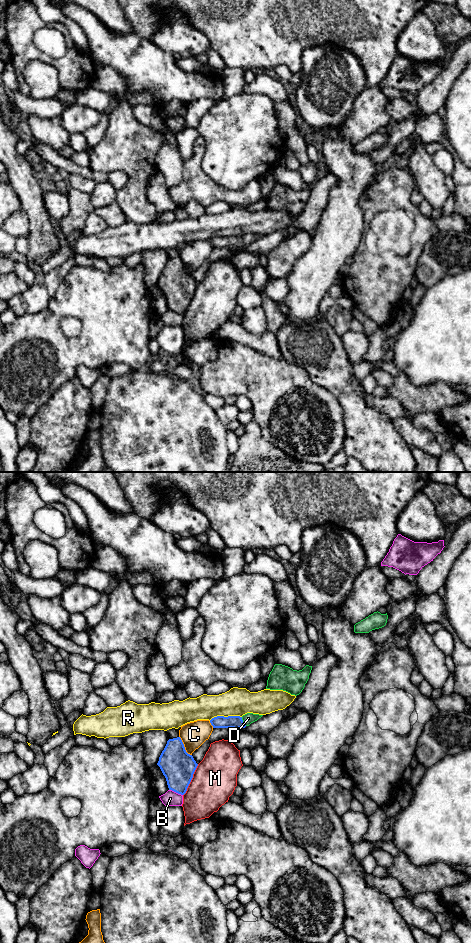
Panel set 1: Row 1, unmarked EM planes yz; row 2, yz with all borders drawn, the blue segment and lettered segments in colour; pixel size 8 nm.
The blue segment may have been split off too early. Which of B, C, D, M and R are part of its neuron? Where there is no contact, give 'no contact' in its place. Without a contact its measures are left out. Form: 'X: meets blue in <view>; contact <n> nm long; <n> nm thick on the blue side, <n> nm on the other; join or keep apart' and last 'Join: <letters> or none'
B: meets blue in yz; contact 120 nm long; 260 nm thick on the blue side, 120 nm on the other; keep apart
C: meets blue in yz; contact 190 nm long; 260 nm thick on the blue side, 200 nm on the other; keep apart
D: meets blue in yz; contact 80 nm long; 110 nm thick on the blue side, 90 nm on the other; join
M: meets blue in yz; contact 280 nm long; 260 nm thick on the blue side, 360 nm on the other; keep apart
R: meets blue in yz; contact 260 nm long; 110 nm thick on the blue side, 220 nm on the other; keep apart
Join: D

